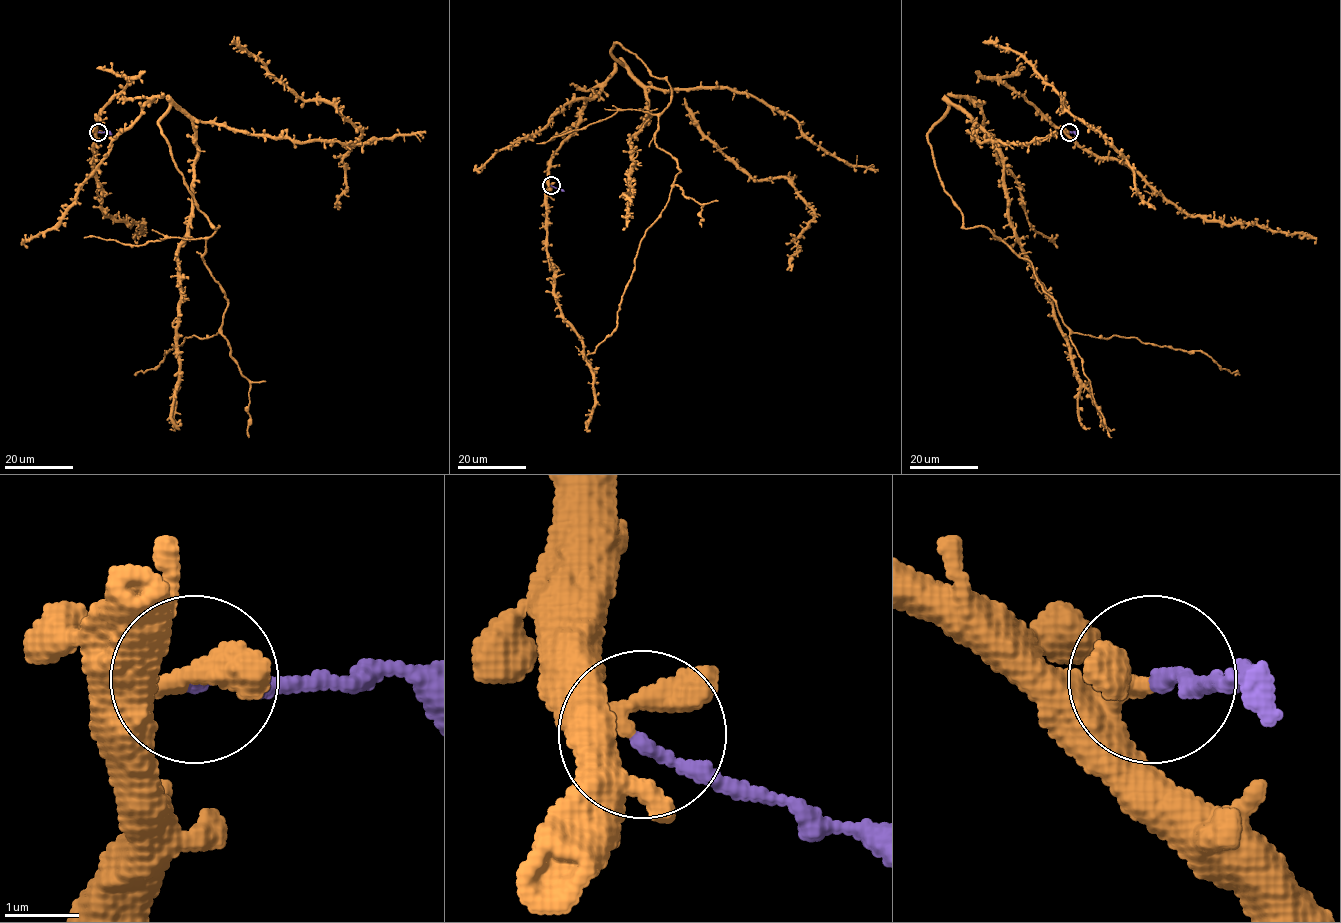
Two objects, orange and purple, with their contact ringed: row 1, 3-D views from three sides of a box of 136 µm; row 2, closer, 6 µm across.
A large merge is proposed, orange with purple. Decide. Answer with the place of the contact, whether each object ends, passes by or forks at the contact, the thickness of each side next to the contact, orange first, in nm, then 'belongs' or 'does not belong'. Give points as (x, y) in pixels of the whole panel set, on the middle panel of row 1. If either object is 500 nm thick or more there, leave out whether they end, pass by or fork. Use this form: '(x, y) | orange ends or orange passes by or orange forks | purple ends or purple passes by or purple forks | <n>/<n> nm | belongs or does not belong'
(551, 185) | orange passes by | purple ends | 220/200 nm | does not belong

